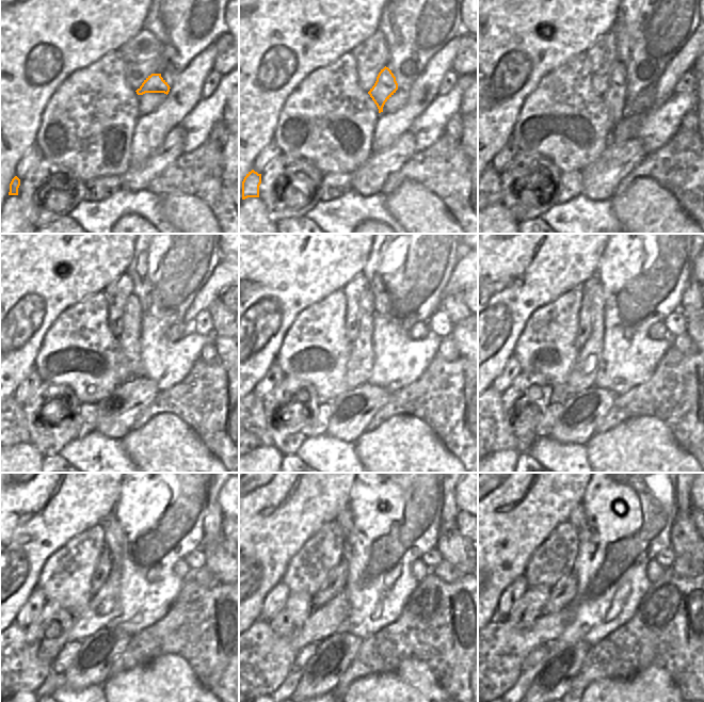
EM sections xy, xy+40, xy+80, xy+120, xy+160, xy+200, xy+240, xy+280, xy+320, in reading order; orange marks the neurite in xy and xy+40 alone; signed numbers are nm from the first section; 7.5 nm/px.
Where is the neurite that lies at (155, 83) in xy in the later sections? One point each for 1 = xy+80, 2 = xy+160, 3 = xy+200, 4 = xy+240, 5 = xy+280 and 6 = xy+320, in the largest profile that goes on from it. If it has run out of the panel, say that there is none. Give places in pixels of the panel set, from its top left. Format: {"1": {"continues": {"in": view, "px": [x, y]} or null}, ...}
{"1": {"continues": {"in": "xy+80", "px": [614, 97]}}, "2": {"continues": {"in": "xy+160", "px": [360, 365]}}, "3": {"continues": {"in": "xy+200", "px": [589, 363]}}, "4": {"continues": {"in": "xy+240", "px": [105, 605]}}, "5": {"continues": {"in": "xy+280", "px": [260, 660]}}, "6": {"continues": {"in": "xy+320", "px": [499, 650]}}}

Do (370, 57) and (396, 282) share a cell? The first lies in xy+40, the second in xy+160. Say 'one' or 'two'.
two

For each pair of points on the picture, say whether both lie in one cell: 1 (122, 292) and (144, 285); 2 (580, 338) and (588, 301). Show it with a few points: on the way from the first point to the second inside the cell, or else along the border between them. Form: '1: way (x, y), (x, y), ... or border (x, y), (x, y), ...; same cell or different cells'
1: border (126, 272), (132, 282), (133, 292); different cells
2: way (586, 329), (586, 310); same cell

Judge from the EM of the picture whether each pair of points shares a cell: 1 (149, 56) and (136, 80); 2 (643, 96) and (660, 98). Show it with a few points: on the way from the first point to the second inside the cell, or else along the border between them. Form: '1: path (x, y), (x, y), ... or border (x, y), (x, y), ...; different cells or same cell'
1: path (143, 62), (138, 67), (136, 74); same cell
2: border (654, 84), (655, 95), (649, 109); different cells

